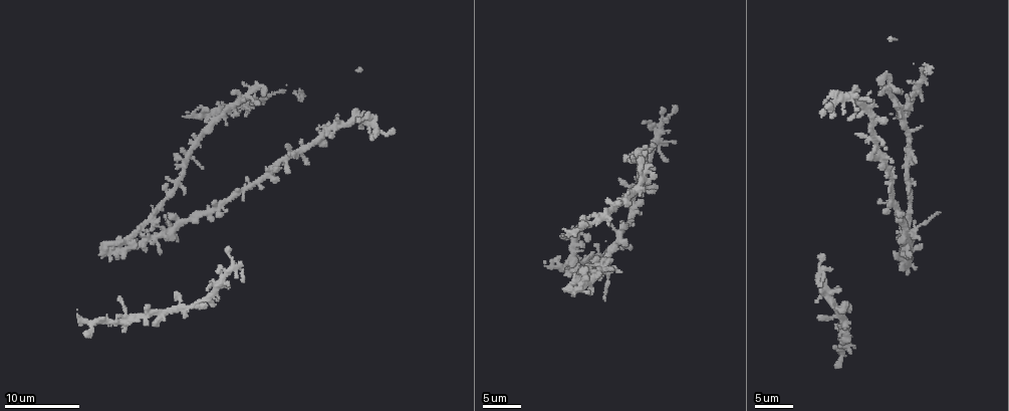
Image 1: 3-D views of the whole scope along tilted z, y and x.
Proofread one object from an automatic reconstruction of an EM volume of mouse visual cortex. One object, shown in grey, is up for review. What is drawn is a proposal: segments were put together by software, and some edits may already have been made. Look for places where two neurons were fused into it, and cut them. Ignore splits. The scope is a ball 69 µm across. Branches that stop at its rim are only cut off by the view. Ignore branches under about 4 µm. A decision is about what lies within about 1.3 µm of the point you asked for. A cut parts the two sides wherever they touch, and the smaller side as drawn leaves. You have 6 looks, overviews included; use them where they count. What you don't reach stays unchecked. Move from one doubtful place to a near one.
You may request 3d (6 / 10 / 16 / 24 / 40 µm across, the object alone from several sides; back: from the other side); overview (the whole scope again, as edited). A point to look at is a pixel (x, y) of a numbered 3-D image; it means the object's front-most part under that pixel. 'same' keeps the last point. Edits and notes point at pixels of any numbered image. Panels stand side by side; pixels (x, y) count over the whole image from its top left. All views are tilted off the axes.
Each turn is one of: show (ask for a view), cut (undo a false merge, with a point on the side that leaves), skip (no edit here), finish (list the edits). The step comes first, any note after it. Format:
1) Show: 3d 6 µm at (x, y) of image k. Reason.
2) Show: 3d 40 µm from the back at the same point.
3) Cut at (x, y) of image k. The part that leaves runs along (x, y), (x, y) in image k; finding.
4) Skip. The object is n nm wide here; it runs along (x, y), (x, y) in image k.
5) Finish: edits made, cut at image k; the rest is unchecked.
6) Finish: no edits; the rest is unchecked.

Show: 3d 16 µm at (234, 268) of image 1. Small branch off a trunk.

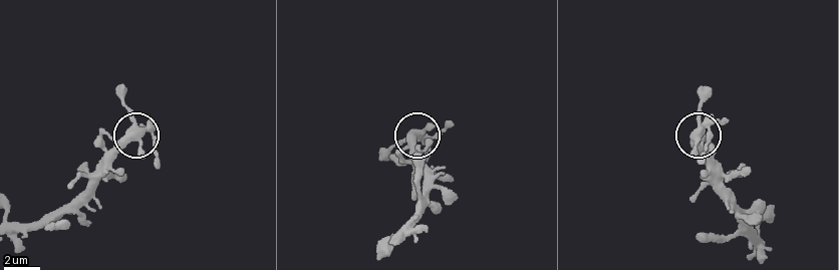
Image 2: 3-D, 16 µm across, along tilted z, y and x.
Skip. All the same neuron.

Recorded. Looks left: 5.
Show: 3d 10 µm at (220, 208) of image 1. Four or more arms meet.

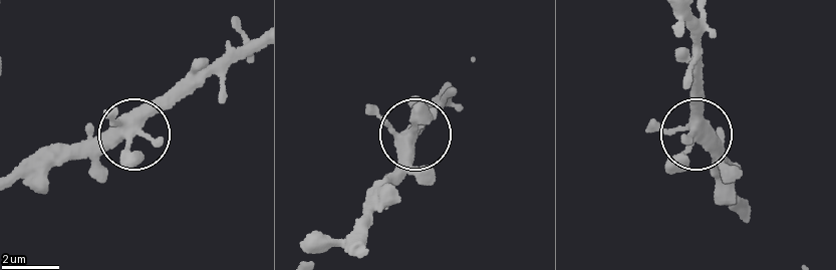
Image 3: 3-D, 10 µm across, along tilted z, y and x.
Skip. The side arm is 31 µm long; it runs along (82, 157), (131, 134), (211, 72) in image 3; one neuron here.

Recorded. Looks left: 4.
Show: 3d 10 µm at (908, 233) of image 1.

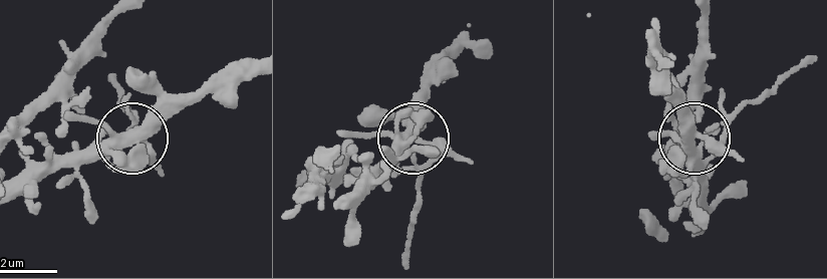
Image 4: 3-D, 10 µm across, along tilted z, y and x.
Skip. Continuous, no second neuron.

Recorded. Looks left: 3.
Finish: no edits; the rest is unchecked.

